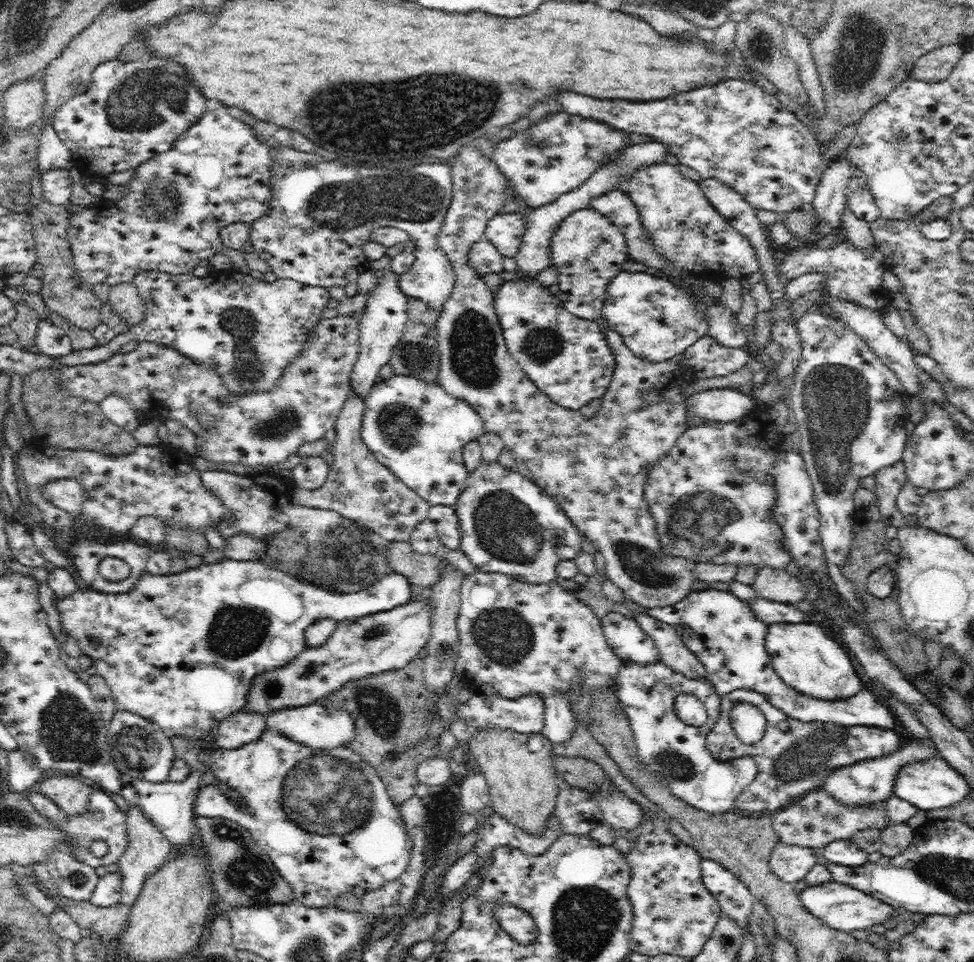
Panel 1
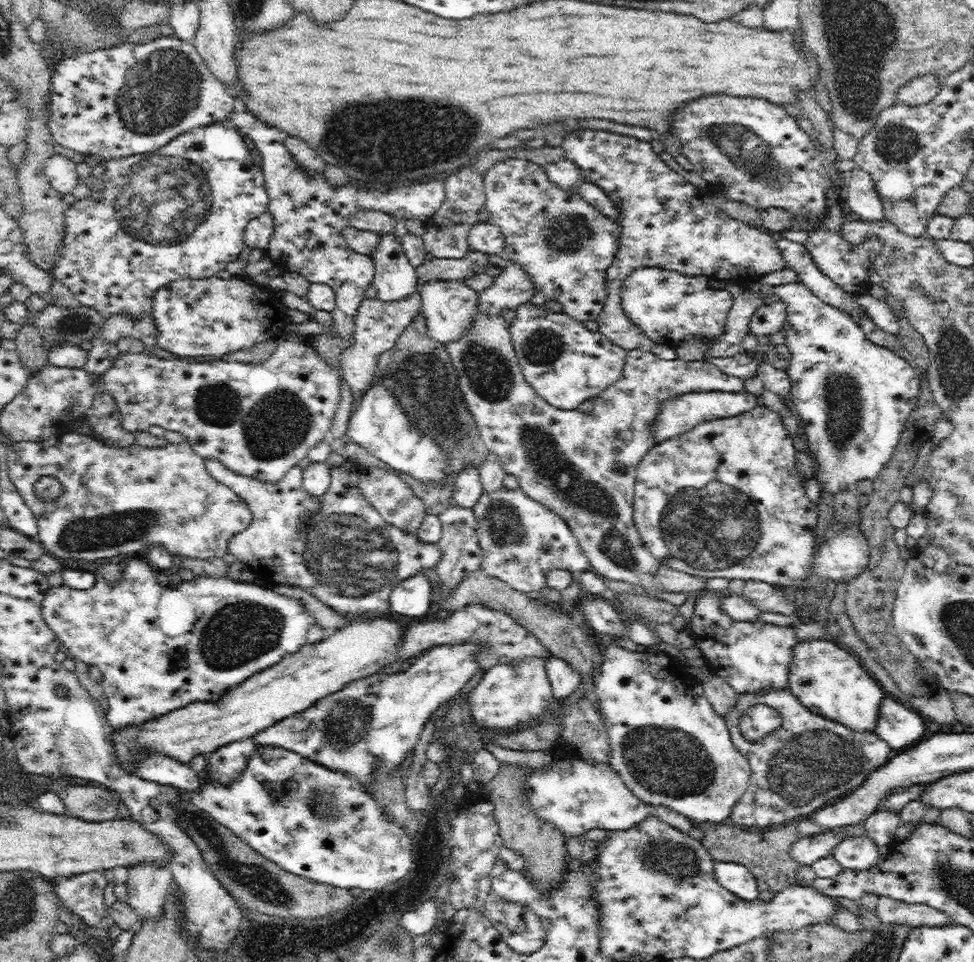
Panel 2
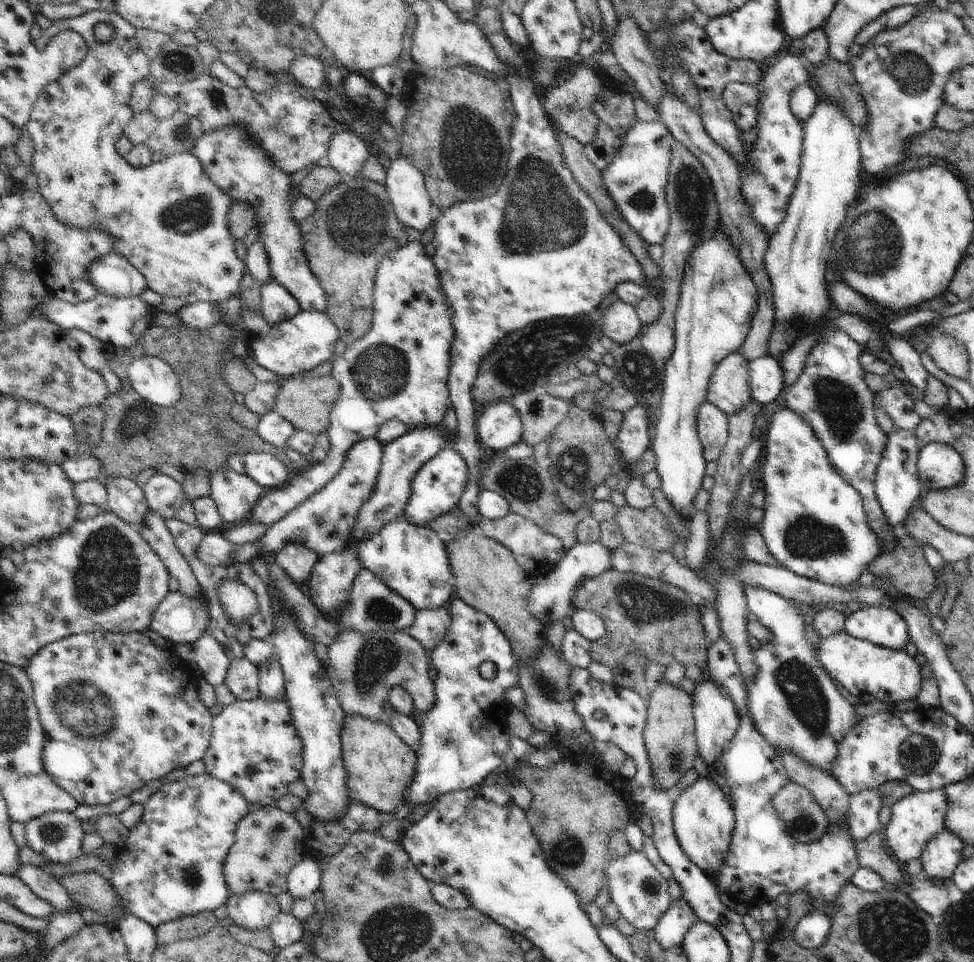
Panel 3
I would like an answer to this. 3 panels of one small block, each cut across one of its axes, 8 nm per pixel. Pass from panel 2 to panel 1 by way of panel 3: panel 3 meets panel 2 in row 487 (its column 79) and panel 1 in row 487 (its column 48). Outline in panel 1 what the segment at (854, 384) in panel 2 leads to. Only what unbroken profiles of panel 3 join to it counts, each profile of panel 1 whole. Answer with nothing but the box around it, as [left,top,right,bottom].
[788,304,910,568]

